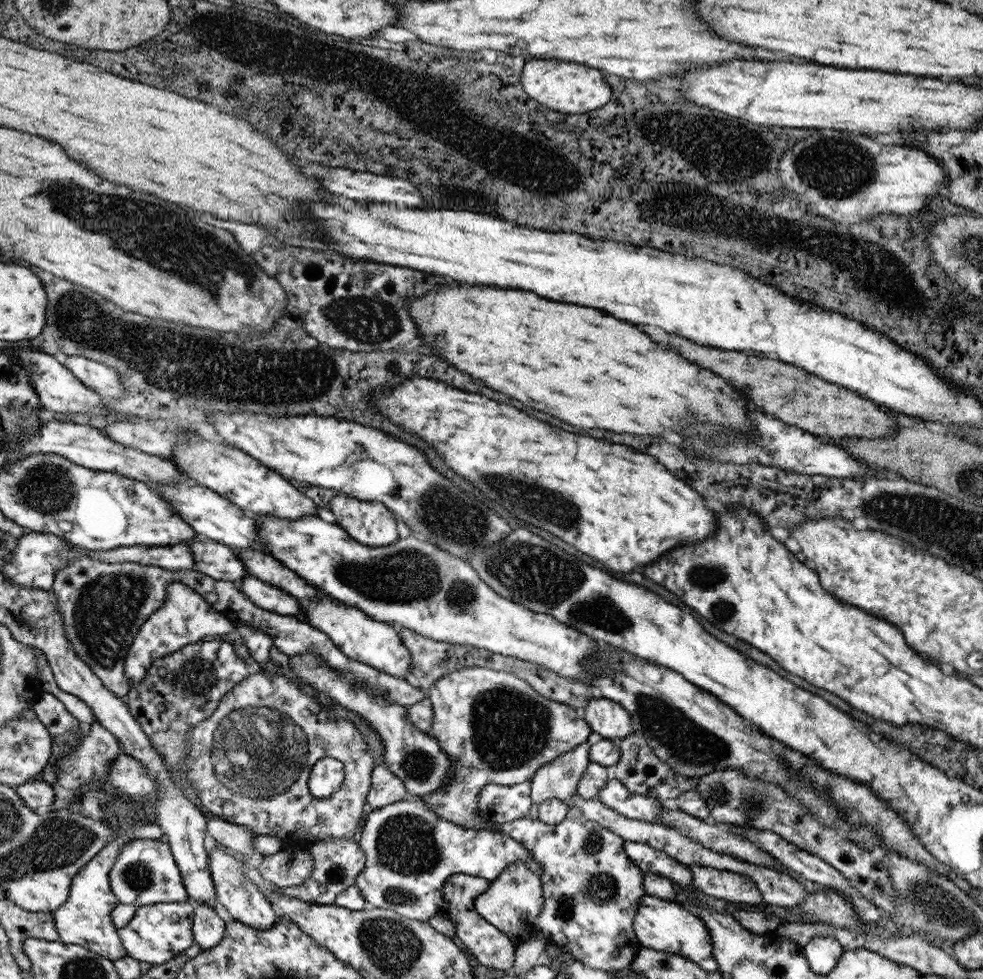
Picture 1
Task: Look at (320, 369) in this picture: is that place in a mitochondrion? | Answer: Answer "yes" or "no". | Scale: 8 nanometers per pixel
yes

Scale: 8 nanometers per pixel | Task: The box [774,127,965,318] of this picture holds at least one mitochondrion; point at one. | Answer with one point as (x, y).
(845, 172)

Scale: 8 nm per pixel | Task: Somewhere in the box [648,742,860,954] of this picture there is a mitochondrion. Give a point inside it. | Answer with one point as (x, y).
(750, 802)

